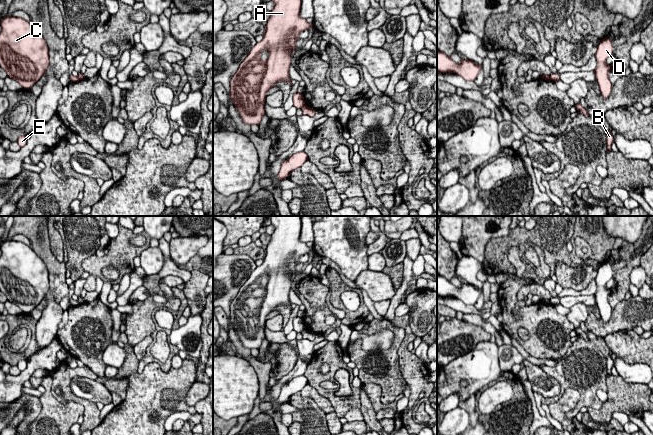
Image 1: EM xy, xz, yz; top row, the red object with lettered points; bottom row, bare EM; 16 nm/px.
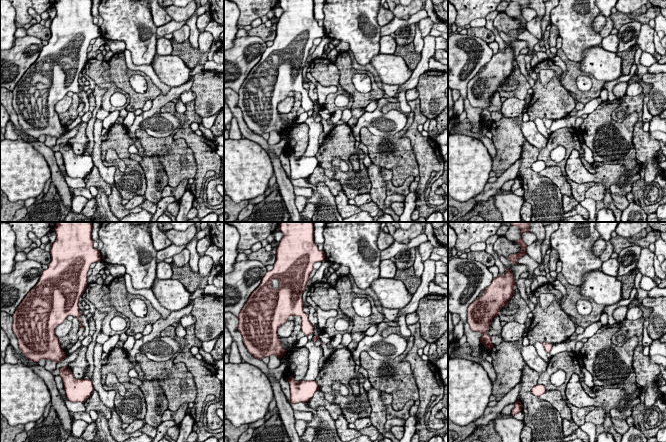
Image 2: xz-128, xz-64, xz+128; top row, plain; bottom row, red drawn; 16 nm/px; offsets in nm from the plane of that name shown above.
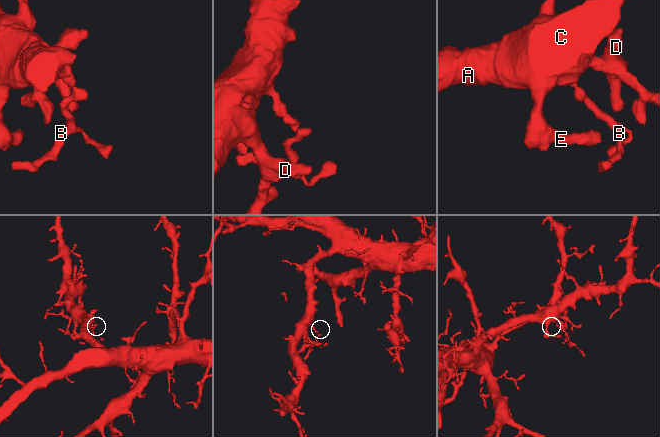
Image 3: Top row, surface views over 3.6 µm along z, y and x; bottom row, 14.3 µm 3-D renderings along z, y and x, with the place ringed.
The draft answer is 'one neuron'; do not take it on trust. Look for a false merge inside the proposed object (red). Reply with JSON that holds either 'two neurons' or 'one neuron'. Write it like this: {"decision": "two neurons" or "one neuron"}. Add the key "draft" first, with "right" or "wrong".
{"draft": "wrong", "decision": "two neurons"}

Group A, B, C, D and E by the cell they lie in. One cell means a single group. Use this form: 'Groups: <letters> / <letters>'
Groups: A C D E / B

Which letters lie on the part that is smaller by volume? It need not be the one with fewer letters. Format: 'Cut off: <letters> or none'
Cut off: B

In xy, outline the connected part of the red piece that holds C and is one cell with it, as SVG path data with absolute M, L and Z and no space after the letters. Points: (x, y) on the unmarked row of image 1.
M6 240L0 249L0 291L22 312L30 313L50 288L47 267L23 242Z

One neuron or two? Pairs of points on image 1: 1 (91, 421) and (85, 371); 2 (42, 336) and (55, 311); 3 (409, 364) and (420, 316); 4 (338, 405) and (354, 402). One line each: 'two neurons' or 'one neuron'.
1: one neuron
2: one neuron
3: two neurons
4: one neuron

